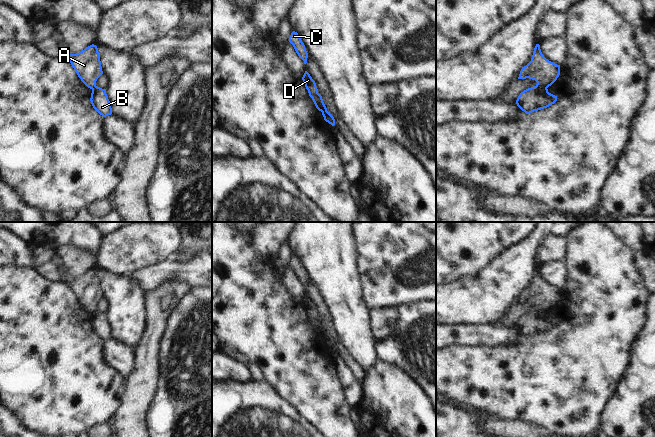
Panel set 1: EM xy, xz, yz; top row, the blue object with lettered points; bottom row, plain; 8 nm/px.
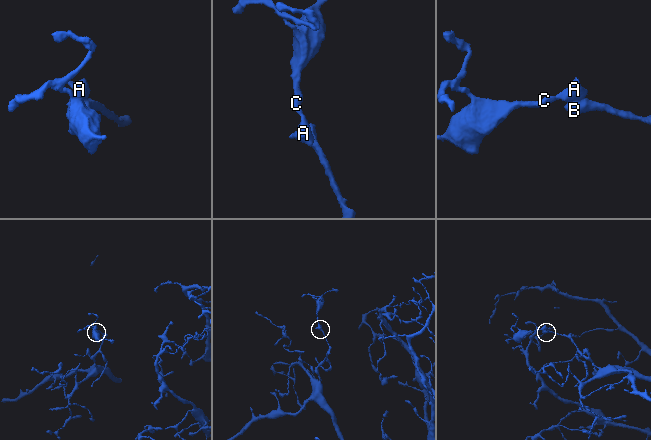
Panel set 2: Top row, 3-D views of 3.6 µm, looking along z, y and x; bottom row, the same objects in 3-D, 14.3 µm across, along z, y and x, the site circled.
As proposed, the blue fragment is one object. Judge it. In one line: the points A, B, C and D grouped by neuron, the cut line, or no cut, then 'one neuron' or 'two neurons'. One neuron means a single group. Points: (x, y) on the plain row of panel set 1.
groups A C D / B; cut xz (318, 318), (321, 324), (322, 335); two neurons

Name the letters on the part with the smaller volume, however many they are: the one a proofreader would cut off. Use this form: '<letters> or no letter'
A, C, D

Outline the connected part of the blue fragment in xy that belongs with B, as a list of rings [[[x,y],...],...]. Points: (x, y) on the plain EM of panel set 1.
[[[98,310],[94,311],[92,313],[90,325],[93,332],[103,341],[112,338],[112,332],[106,318],[106,313],[102,313]]]

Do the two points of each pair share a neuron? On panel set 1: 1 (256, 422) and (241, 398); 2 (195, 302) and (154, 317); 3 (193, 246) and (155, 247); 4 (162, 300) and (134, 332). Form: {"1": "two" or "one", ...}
{"1": "one", "2": "two", "3": "two", "4": "two"}

